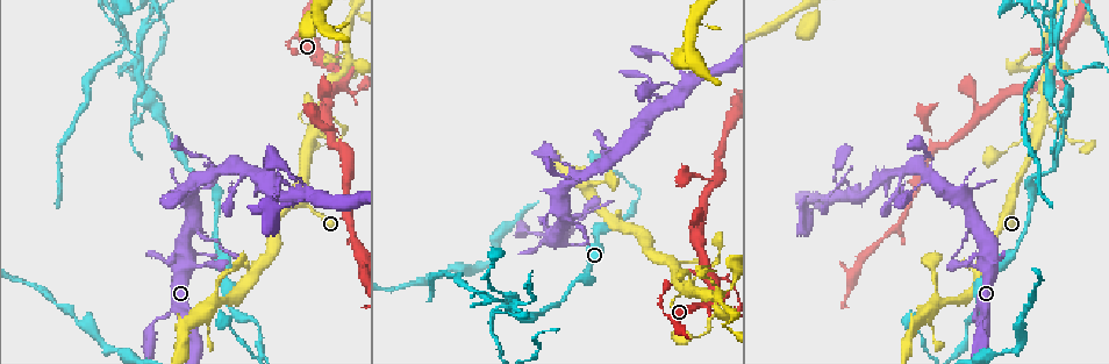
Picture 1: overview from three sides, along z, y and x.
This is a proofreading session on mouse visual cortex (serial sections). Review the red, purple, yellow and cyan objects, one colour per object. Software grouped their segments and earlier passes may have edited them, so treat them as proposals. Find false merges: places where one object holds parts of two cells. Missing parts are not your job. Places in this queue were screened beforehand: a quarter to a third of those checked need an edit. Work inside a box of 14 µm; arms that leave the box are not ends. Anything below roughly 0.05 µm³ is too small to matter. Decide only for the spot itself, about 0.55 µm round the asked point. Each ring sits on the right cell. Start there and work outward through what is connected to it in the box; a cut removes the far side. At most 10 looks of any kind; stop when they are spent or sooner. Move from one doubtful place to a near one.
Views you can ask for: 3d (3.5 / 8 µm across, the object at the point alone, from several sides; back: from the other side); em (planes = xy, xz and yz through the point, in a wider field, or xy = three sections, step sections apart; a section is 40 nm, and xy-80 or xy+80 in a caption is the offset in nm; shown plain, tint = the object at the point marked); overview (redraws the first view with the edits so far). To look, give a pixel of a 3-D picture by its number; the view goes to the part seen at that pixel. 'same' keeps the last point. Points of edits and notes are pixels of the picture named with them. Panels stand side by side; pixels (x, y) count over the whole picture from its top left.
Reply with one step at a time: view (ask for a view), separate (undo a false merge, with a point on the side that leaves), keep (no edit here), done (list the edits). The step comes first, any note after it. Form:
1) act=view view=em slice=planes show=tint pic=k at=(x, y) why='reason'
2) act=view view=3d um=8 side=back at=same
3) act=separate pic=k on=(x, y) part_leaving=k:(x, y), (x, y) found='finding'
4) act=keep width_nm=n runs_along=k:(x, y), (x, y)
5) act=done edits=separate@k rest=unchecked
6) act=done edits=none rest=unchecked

act=view view=em slice=xy step=2 show=tint pic=1 at=(715, 185) why='abrupt turn'

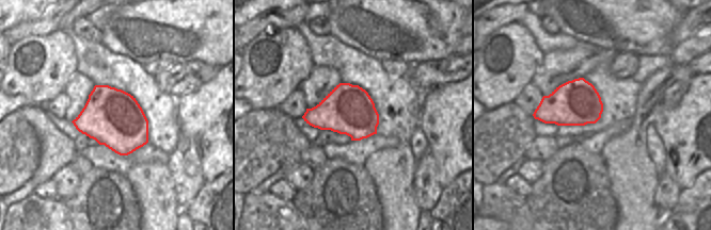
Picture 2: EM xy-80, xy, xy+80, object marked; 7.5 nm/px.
act=view view=3d um=3.5 at=same why='see where the arms go'

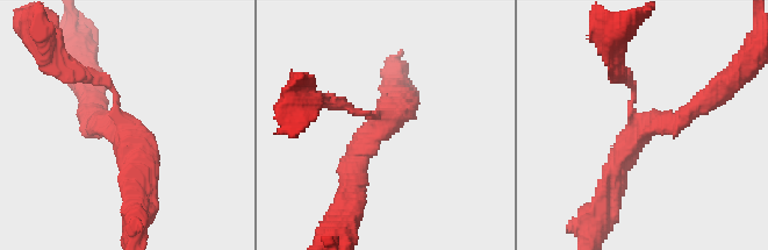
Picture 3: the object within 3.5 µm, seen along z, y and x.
act=keep found='continuous, no second cell'

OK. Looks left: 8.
act=view view=3d um=8 pic=1 at=(350, 60) why='a narrow waist'

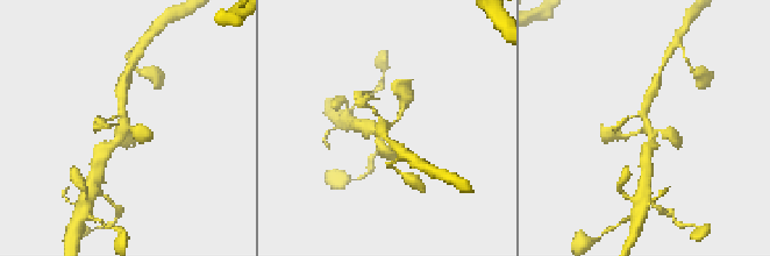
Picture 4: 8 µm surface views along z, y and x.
act=view view=3d um=3.5 pic=4 at=(651, 127)

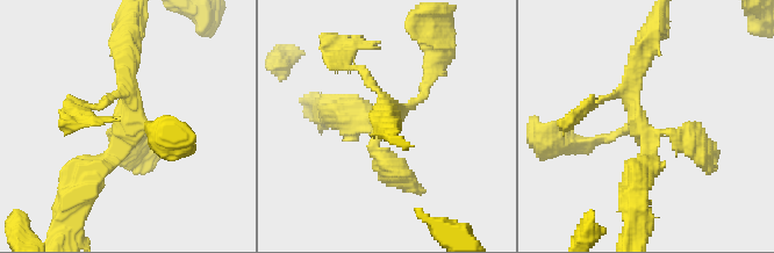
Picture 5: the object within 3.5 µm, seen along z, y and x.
act=view view=em slice=xy step=5 show=tint pic=5 at=(641, 126) why='now the EM'

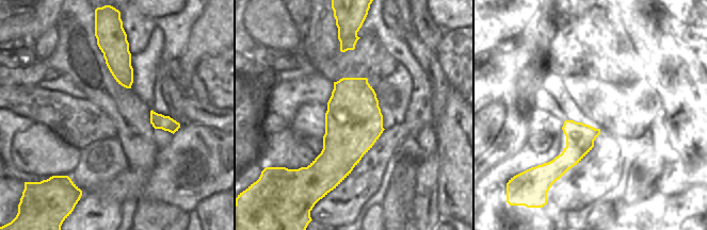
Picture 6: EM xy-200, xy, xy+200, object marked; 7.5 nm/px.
act=keep width_nm=440 runs_along=5:(84, 182), (130, 129), (127, 50) found='continuous, no second cell'

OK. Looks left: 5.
act=view view=3d um=3.5 side=back pic=1 at=(354, 15) why='abrupt turn'

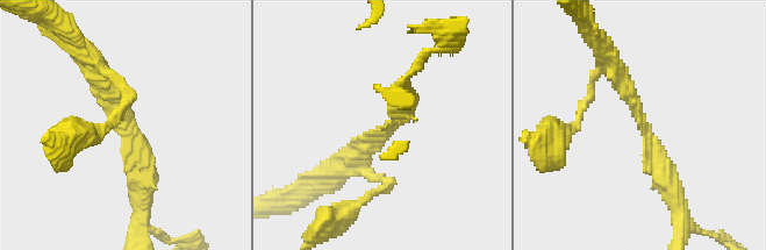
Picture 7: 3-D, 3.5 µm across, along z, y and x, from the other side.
act=view view=em slice=xy step=2 show=tint pic=7 at=(388, 127) why='need the tissue'

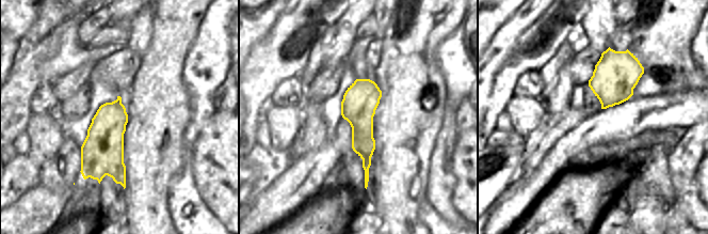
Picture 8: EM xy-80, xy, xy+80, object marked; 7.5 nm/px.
act=keep found='all the same cell'

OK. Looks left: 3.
act=view view=3d um=3.5 pic=1 at=(345, 128) why='sharp bend'

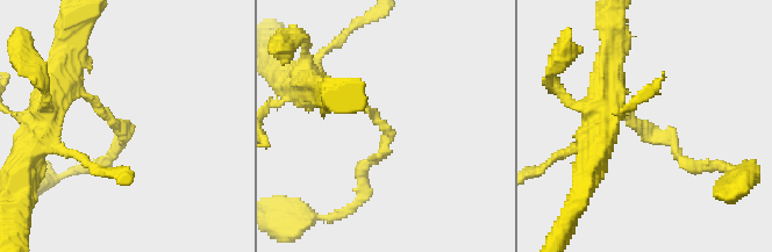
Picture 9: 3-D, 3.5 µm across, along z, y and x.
act=view view=em slice=xy step=2 show=tint pic=9 at=(132, 131) arm_widths_nm=150,200 why='shape alone is not enough'

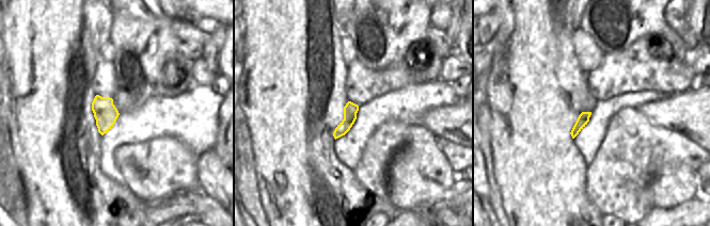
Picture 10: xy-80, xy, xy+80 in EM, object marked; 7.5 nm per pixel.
act=keep runs_along=9:(609, 94), (686, 165), (710, 165) found='all the same cell'

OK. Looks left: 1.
act=done edits=none rest=unchecked

